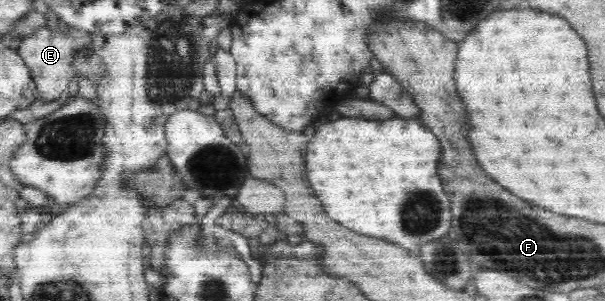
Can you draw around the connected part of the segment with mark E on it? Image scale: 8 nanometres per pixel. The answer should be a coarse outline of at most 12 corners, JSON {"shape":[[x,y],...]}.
{"shape":[[38,29],[18,53],[53,102],[77,79],[72,61],[91,34]]}

